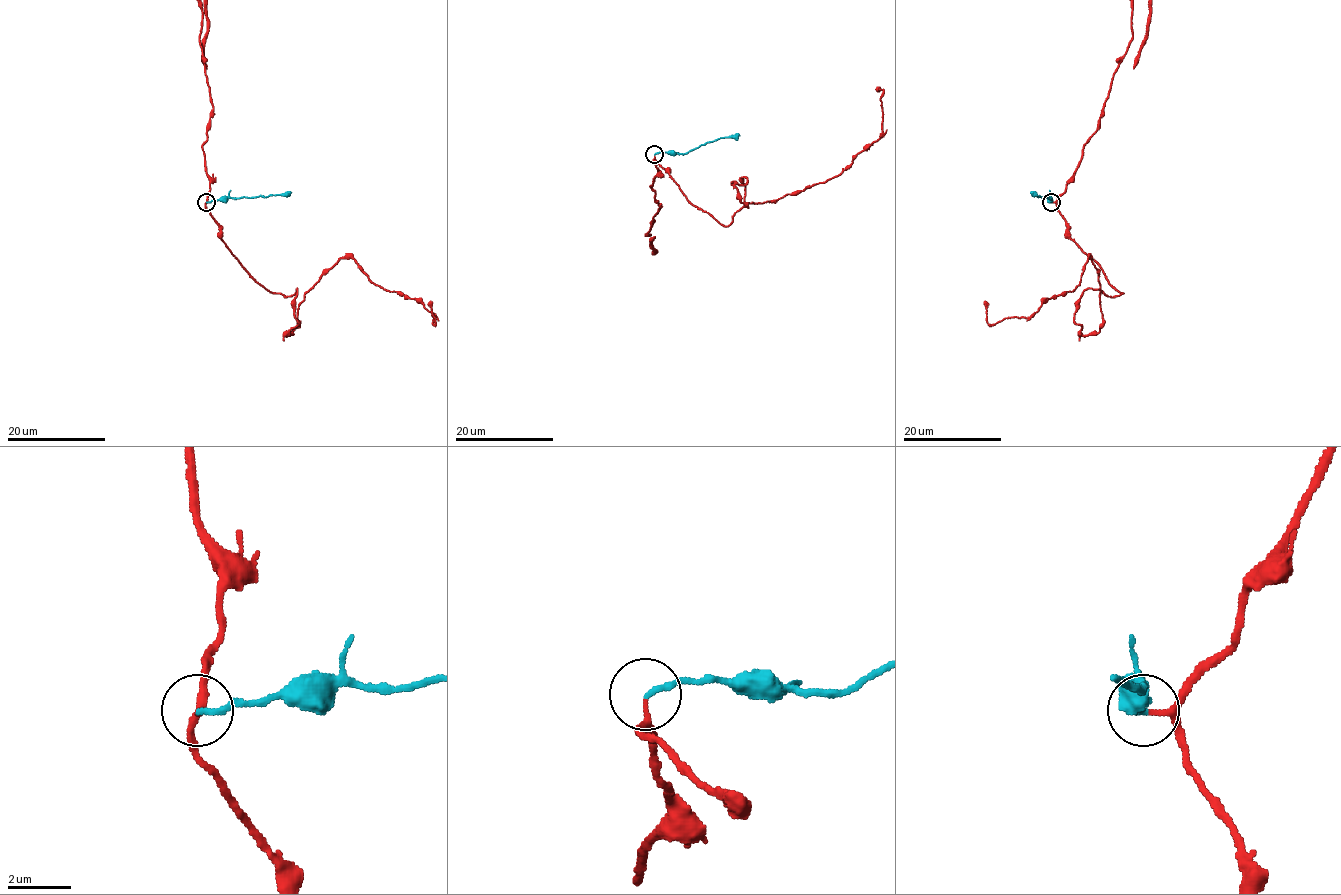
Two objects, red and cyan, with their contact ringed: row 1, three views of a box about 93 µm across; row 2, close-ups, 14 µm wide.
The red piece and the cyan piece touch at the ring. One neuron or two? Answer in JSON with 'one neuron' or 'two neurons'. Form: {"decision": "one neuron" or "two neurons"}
{"decision": "one neuron"}

